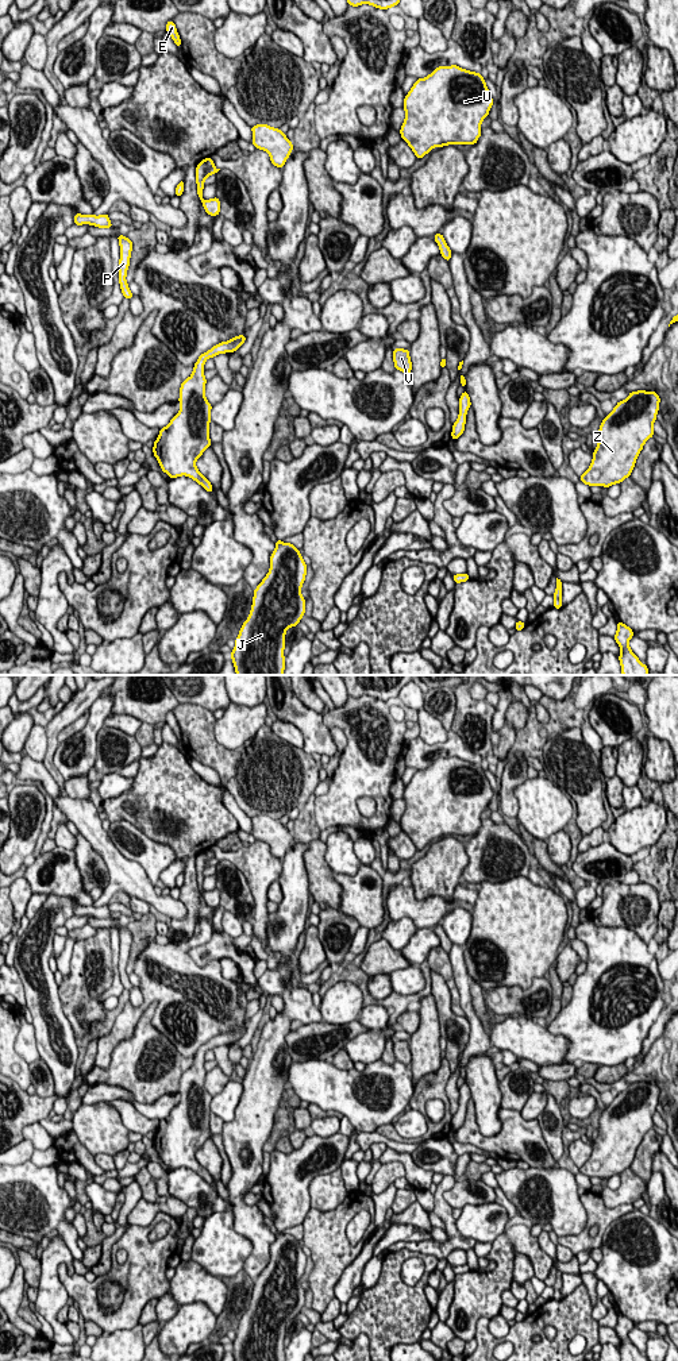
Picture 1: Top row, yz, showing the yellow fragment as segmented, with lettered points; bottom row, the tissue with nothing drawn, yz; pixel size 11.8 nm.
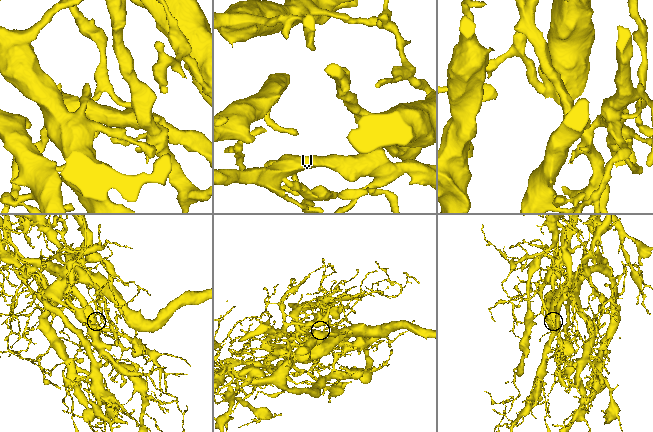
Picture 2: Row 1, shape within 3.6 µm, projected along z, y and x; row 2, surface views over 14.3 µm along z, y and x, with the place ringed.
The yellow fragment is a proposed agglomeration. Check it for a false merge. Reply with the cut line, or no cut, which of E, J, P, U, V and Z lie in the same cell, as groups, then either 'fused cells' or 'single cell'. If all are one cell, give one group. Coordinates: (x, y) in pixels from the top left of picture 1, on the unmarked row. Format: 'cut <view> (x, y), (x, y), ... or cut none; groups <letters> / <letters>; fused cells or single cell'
cut yz (214, 856), (205, 863), (205, 870); groups E J U V Z / P; fused cells

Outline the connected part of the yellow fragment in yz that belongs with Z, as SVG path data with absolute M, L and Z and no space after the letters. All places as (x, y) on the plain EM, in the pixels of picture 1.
M637 1082L619 1092L613 1102L602 1111L598 1121L598 1136L593 1144L590 1158L579 1168L589 1177L610 1179L621 1175L635 1158L635 1153L644 1134L654 1127L652 1117L659 1102L660 1088L656 1083Z

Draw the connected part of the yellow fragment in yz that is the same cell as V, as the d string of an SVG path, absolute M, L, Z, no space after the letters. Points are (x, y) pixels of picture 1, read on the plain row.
M393 1040L393 1053L394 1053L396 1061L400 1061L408 1067L411 1065L412 1053L409 1049L409 1041Z

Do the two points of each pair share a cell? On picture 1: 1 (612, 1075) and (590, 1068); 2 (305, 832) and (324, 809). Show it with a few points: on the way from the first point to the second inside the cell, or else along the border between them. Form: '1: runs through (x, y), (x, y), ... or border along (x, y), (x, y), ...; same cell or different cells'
1: runs through (607, 1074), (596, 1071); same cell
2: border along (315, 797), (315, 822), (320, 831); different cells

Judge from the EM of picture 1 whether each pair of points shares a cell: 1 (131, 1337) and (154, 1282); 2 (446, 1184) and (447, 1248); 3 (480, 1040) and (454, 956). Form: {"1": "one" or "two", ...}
{"1": "two", "2": "one", "3": "one"}

